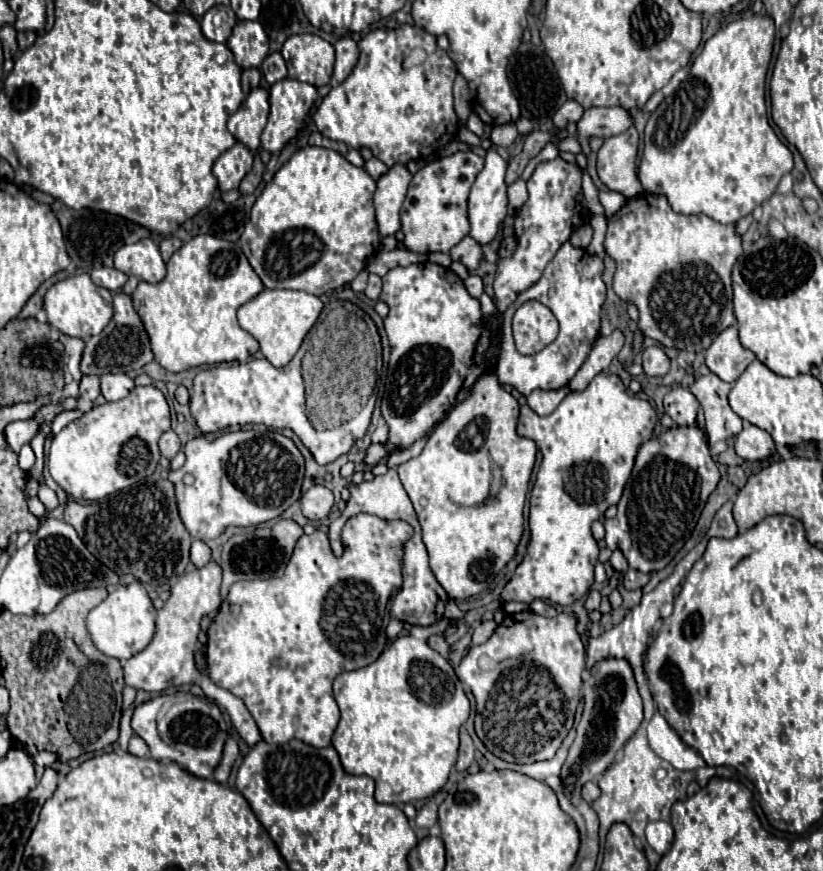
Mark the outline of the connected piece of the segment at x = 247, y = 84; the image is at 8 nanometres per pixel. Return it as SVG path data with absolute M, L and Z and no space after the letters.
M247 68L241 74L241 86L243 86L243 94L249 94L251 90L259 88L261 82L261 72L257 68Z

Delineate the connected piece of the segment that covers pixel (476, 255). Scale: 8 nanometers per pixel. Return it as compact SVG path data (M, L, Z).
M467 236L465 240L461 240L457 246L451 248L451 258L461 262L469 272L475 270L479 266L479 262L483 260L483 248L471 238Z

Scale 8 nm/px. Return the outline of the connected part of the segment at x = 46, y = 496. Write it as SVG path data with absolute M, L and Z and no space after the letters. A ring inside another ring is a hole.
M41 484L39 486L39 500L43 500L43 504L45 504L45 508L55 508L57 506L57 496L55 496L55 492L51 490L51 488L47 488L45 484Z

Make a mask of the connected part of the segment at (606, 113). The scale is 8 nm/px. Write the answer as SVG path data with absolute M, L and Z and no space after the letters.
M613 106L613 108L589 108L581 116L581 120L577 122L579 140L581 140L583 150L585 148L589 150L587 140L591 136L609 138L609 136L625 132L629 126L633 126L633 116L629 114L629 110L625 110L621 106Z

